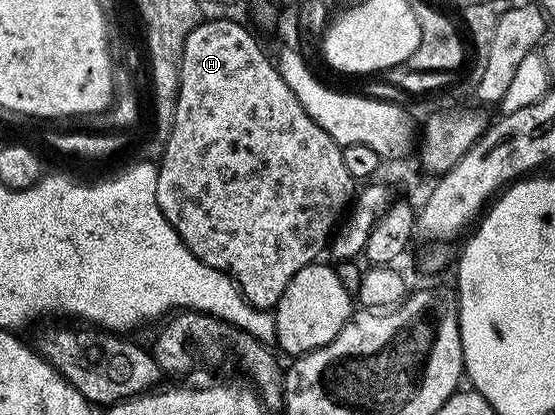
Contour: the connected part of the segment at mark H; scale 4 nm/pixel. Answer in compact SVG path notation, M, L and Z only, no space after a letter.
M211 19L202 21L185 37L183 52L177 63L179 69L179 92L176 96L176 113L173 129L166 147L162 148L163 160L158 160L159 176L157 177L157 205L161 213L173 225L181 241L205 265L225 273L239 284L244 299L260 311L271 311L279 303L285 285L293 273L301 273L305 265L316 262L319 255L328 250L333 232L340 226L345 212L352 206L357 195L357 180L345 166L343 147L321 127L309 113L301 107L300 101L293 95L289 85L278 75L278 69L272 56L263 52L263 47L251 36L247 27L242 27L235 19Z

